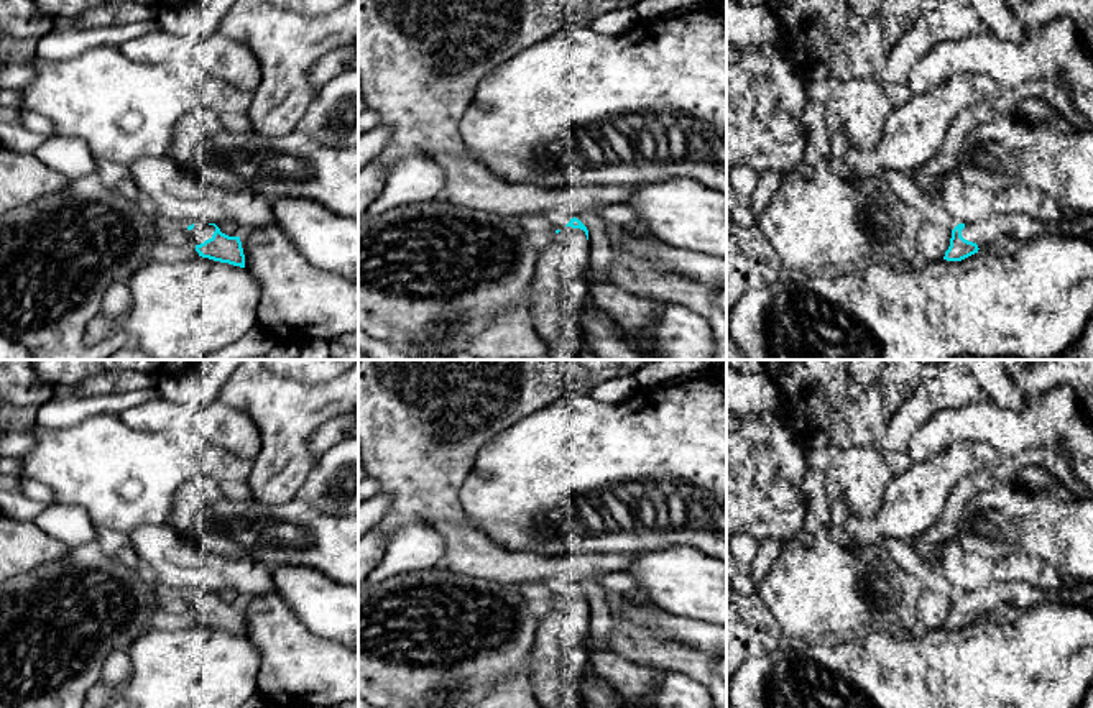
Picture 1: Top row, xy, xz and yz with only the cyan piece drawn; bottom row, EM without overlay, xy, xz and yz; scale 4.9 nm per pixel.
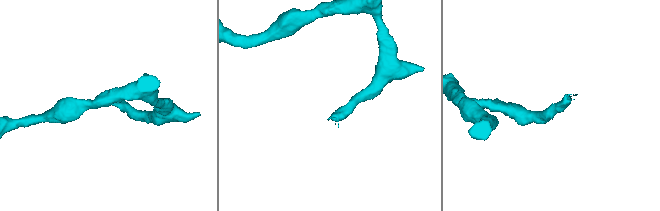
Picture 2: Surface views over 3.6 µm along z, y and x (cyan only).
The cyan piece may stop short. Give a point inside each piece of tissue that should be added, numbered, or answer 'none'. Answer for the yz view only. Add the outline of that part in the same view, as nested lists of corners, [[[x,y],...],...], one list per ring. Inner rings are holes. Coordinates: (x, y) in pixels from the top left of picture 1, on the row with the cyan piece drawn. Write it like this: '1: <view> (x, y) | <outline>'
1: yz (1021, 227) | [[[994,214],[980,223],[965,223],[962,237],[981,246],[991,246],[999,237],[1012,237],[1021,245],[1045,235],[1062,235],[1067,238],[1088,238],[1093,232],[1093,214],[1080,214],[1073,220],[1062,220],[1045,225],[1026,214]]]

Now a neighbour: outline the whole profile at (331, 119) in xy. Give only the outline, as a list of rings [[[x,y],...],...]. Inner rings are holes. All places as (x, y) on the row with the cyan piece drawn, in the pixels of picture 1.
[[[358,67],[322,85],[294,131],[332,148],[358,148]]]

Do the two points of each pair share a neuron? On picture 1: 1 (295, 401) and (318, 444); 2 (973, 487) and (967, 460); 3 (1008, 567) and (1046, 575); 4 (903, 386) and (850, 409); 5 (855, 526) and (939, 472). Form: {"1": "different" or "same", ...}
{"1": "different", "2": "different", "3": "same", "4": "same", "5": "same"}

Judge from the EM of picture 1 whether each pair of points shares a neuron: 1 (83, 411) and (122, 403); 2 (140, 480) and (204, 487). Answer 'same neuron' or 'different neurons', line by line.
1: same neuron
2: different neurons

